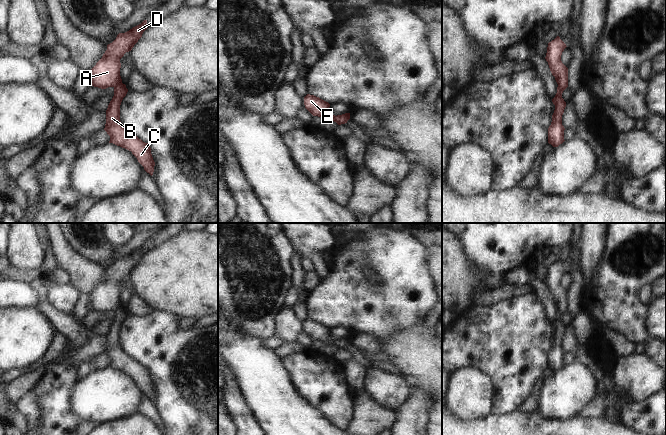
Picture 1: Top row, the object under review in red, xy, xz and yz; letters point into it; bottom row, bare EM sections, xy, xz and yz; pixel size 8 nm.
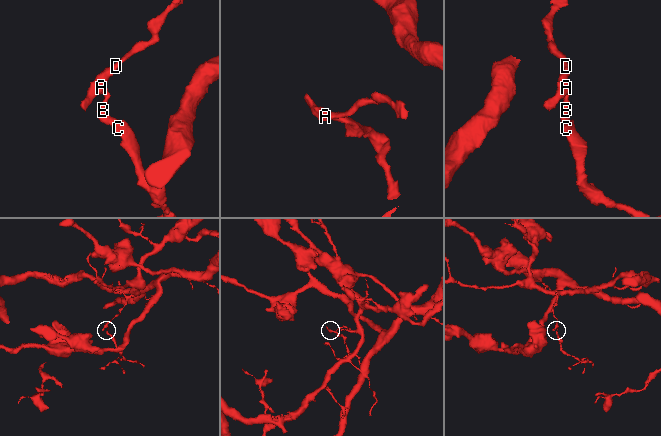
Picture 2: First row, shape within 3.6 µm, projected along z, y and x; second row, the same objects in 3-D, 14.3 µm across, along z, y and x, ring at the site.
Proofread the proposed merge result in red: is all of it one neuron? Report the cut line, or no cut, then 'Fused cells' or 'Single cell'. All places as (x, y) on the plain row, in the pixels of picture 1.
No split. Single cell

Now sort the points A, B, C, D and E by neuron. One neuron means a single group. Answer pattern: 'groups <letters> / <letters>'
groups A B C D E

